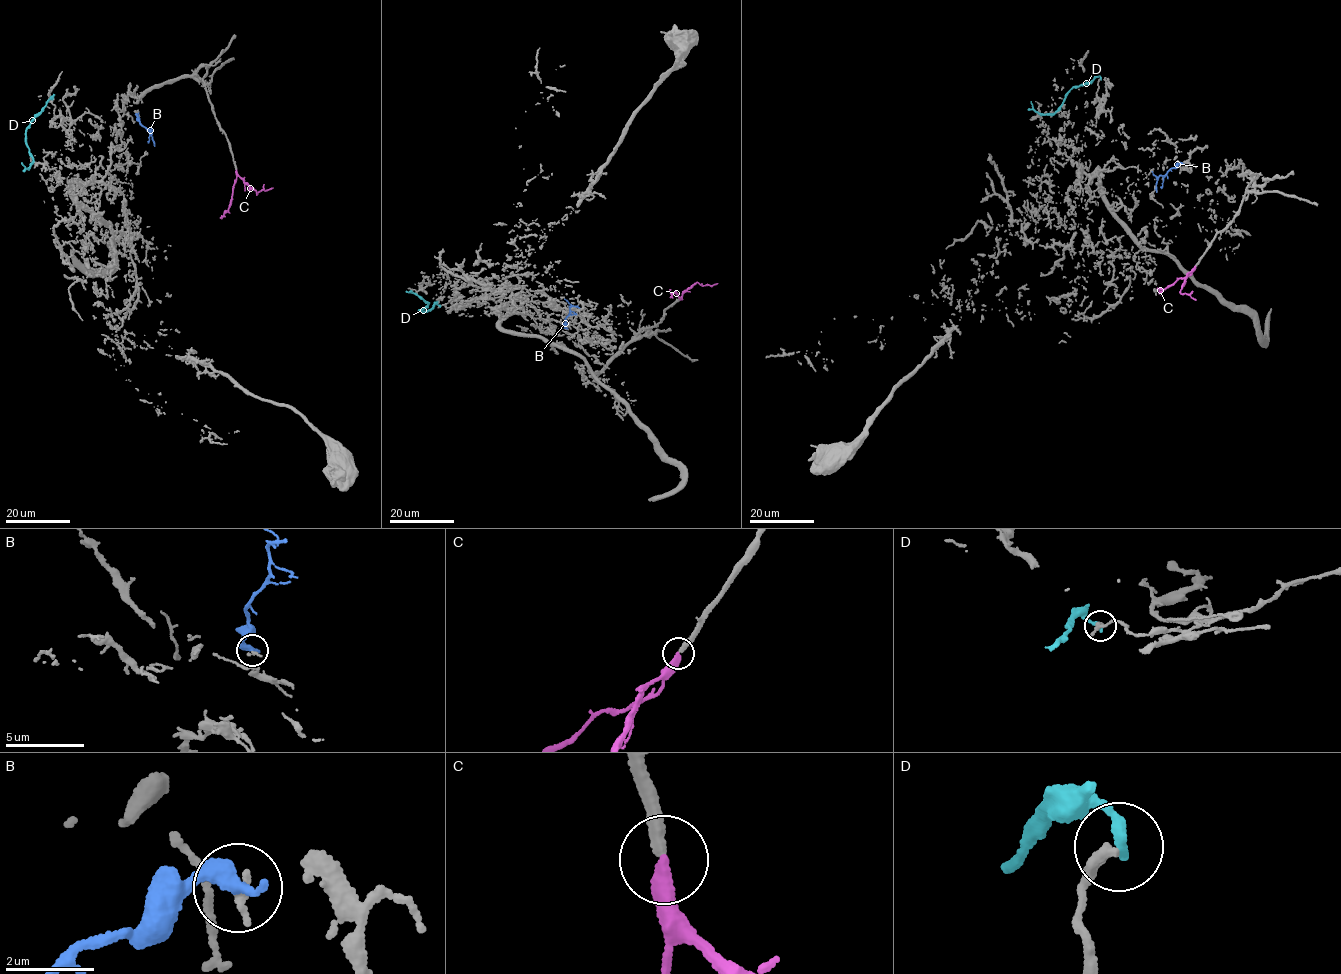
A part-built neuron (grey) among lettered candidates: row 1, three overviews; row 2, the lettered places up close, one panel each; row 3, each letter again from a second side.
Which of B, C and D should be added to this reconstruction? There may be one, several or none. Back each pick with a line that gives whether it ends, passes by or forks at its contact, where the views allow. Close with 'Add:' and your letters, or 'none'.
C: it ends
Add: C

